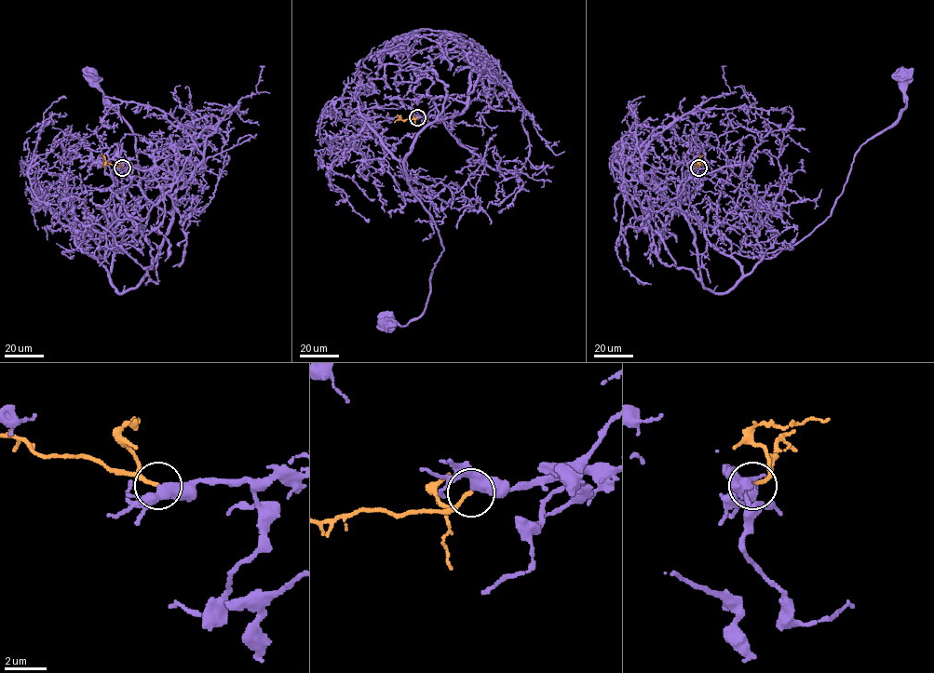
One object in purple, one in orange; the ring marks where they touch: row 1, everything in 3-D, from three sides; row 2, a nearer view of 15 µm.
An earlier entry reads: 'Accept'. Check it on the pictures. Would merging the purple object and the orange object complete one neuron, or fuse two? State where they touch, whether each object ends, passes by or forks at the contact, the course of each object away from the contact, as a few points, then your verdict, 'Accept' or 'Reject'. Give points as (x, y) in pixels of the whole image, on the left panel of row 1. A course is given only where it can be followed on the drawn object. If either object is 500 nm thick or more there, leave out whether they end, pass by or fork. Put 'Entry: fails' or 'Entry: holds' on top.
Entry: holds
Place: (122, 168). At the ring purple passes by. At the ring orange ends. Course of purple: (122, 167), (151, 169), (142, 193), (171, 220), (119, 293), (113, 256), (148, 210), (135, 137), (89, 74). Course of orange: (122, 167), (107, 163), (100, 154). Accept

